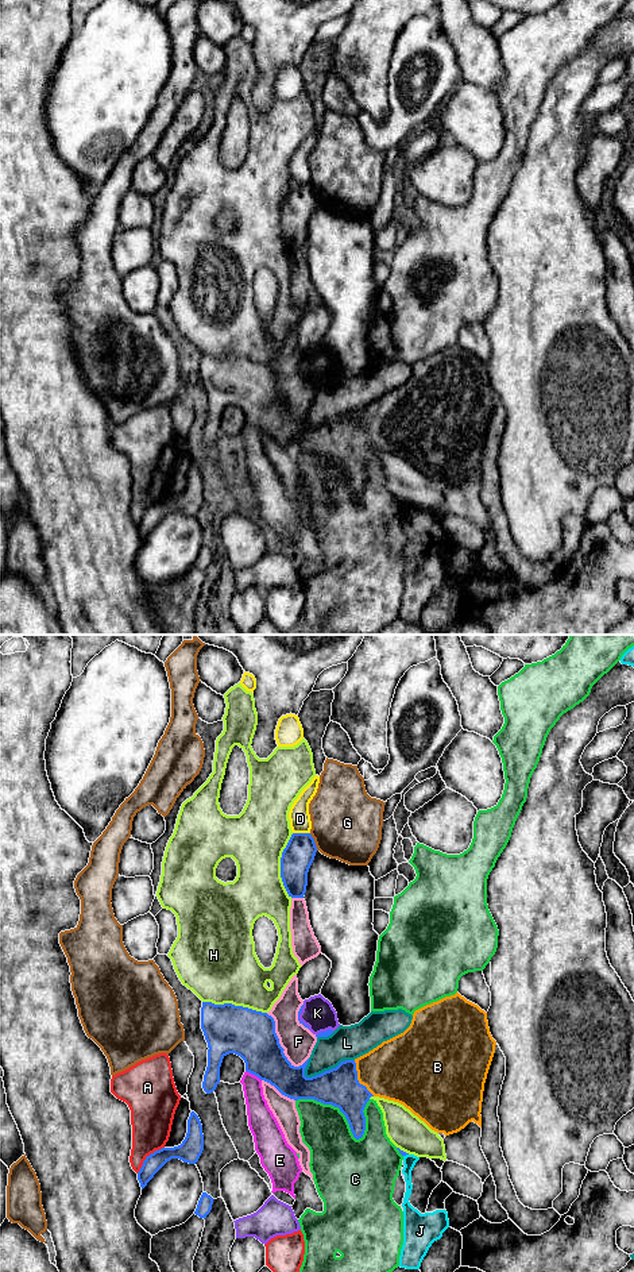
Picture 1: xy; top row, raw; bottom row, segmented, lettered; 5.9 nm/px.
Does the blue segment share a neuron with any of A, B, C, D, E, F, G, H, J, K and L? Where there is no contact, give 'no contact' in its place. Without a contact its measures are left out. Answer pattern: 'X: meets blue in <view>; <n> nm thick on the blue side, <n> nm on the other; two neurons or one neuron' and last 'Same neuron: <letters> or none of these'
A: meets blue in xy; 130 nm thick on the blue side, 260 nm on the other; two neurons
B: meets blue in xy; 220 nm thick on the blue side, 360 nm on the other; one neuron
C: meets blue in xy; 220 nm thick on the blue side, 280 nm on the other; two neurons
D: meets blue in xy; 190 nm thick on the blue side, 130 nm on the other; two neurons
E: meets blue in xy; 280 nm thick on the blue side, 140 nm on the other; two neurons
F: meets blue in xy; 280 nm thick on the blue side, 190 nm on the other; two neurons
G: meets blue in xy; 190 nm thick on the blue side, 420 nm on the other; two neurons
H: meets blue in xy; 190 nm thick on the blue side, 360 nm on the other; two neurons
J: meets blue in xy; 30 nm thick on the blue side, 80 nm on the other; two neurons
K: meets blue in xy; 20 nm thick on the blue side, 190 nm on the other; two neurons
L: meets blue in xy; 220 nm thick on the blue side, 200 nm on the other; two neurons
Same neuron: B

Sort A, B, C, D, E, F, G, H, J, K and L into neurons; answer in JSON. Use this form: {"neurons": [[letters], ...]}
{"neurons": [["A"], ["B"], ["C"], ["D"], ["E"], ["F"], ["G"], ["H"], ["J"], ["K"], ["L"]]}

